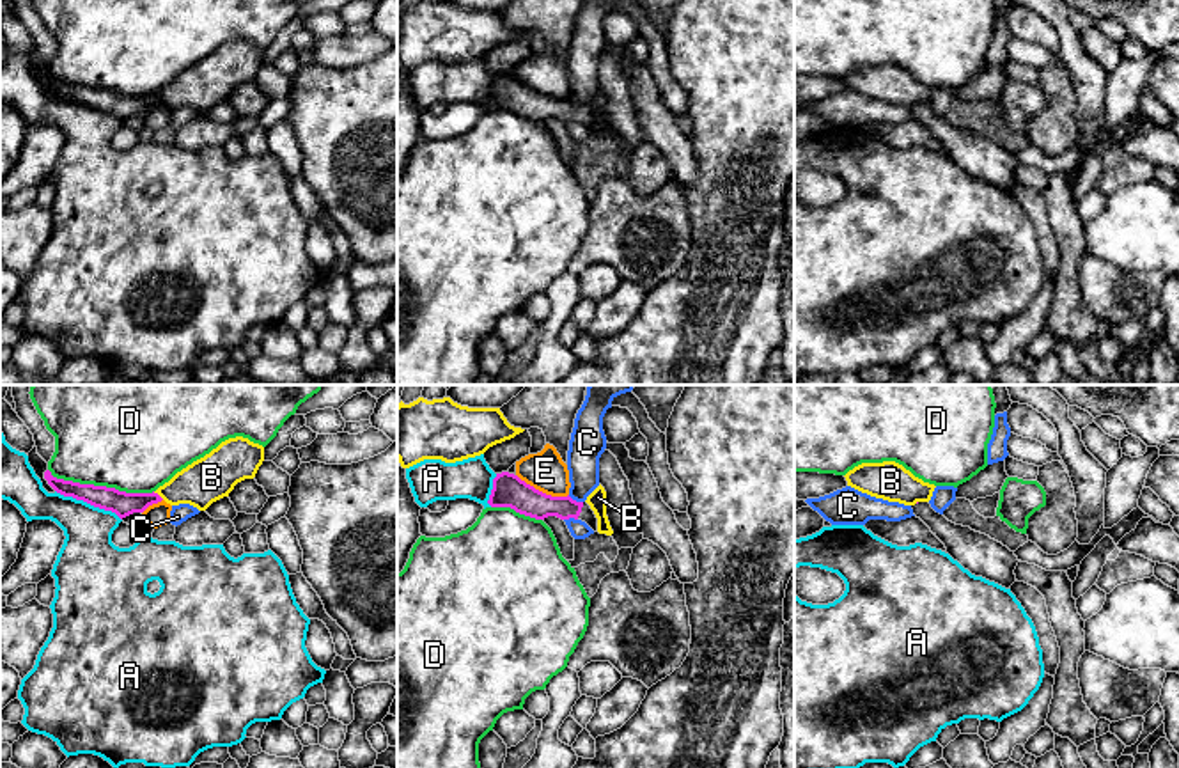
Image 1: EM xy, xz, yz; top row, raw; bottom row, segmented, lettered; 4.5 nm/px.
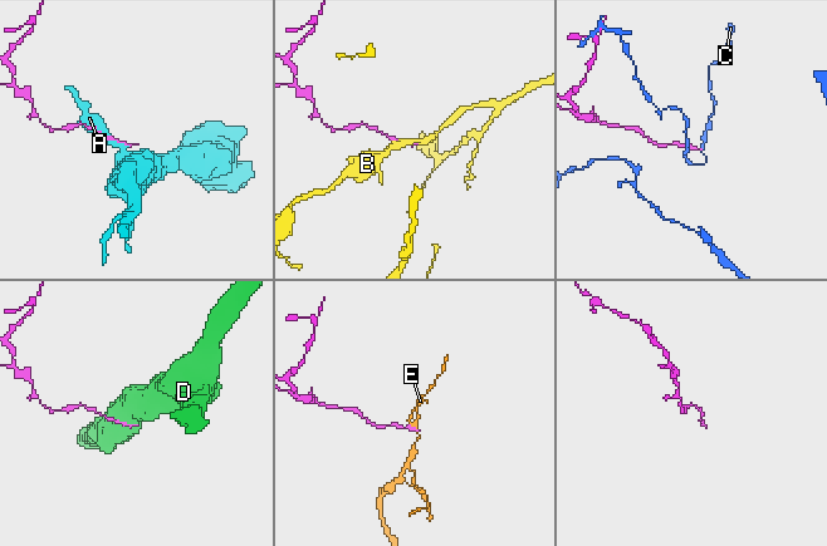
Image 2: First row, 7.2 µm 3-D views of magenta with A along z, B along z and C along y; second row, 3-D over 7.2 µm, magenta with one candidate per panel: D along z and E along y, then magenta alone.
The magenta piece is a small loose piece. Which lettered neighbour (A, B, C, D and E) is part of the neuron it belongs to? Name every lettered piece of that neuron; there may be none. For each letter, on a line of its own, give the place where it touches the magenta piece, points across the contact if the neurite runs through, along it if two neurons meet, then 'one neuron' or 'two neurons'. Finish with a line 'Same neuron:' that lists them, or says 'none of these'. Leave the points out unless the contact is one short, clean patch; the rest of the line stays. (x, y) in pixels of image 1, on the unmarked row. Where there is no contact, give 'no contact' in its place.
A: xy (89, 105) | two neurons
B: xy (156, 96) | two neurons
C: xz (575, 103) | two neurons
D: xy (100, 89) | two neurons
E: xz (541, 94) | along xz (516, 77), (546, 96), (568, 98) | two neurons
Same neuron: none of these

